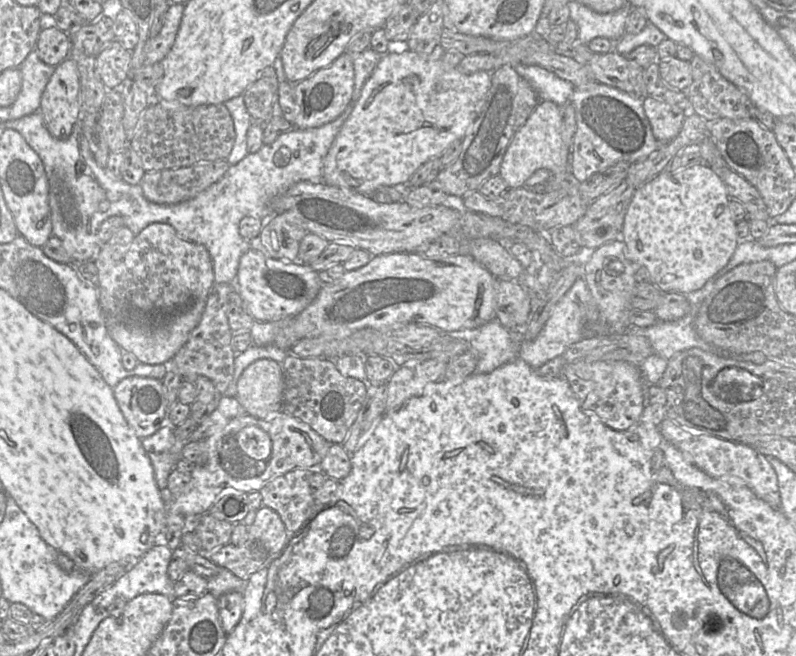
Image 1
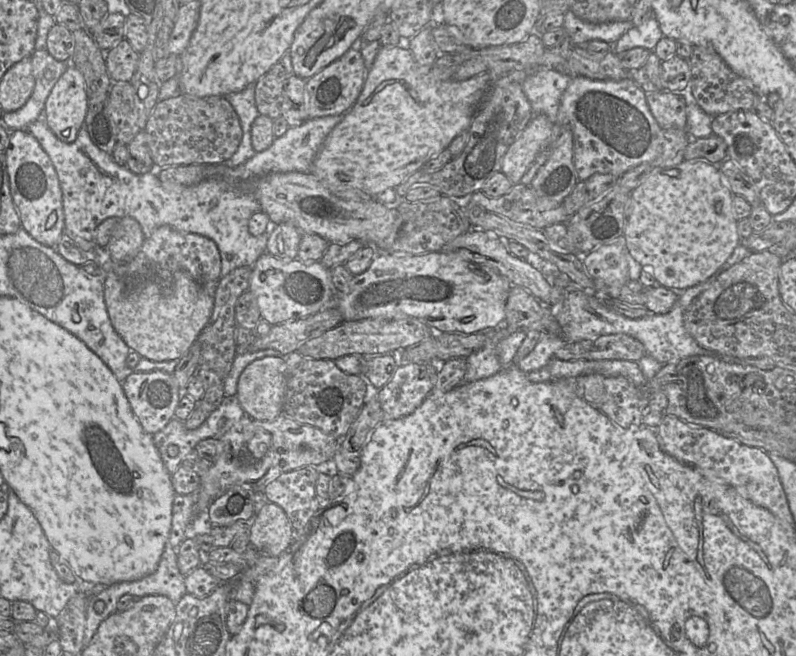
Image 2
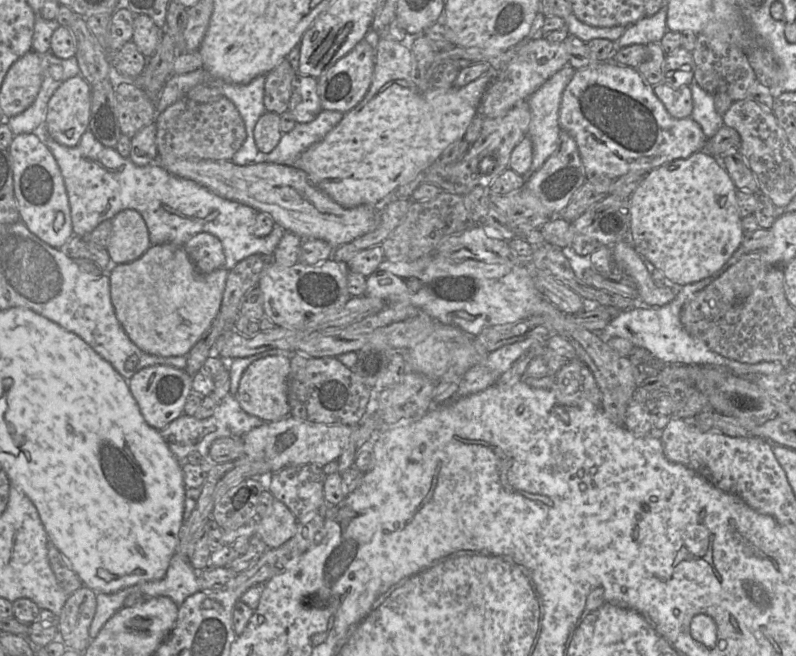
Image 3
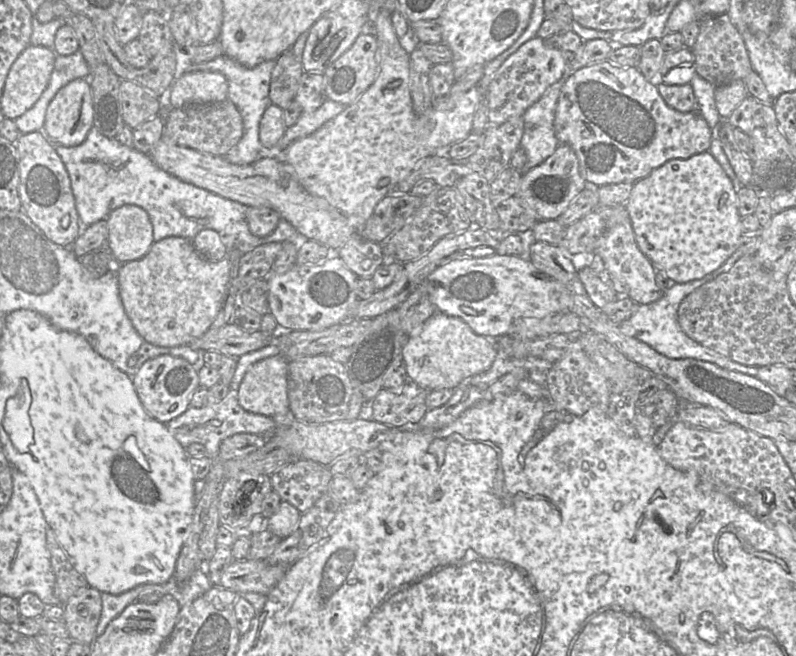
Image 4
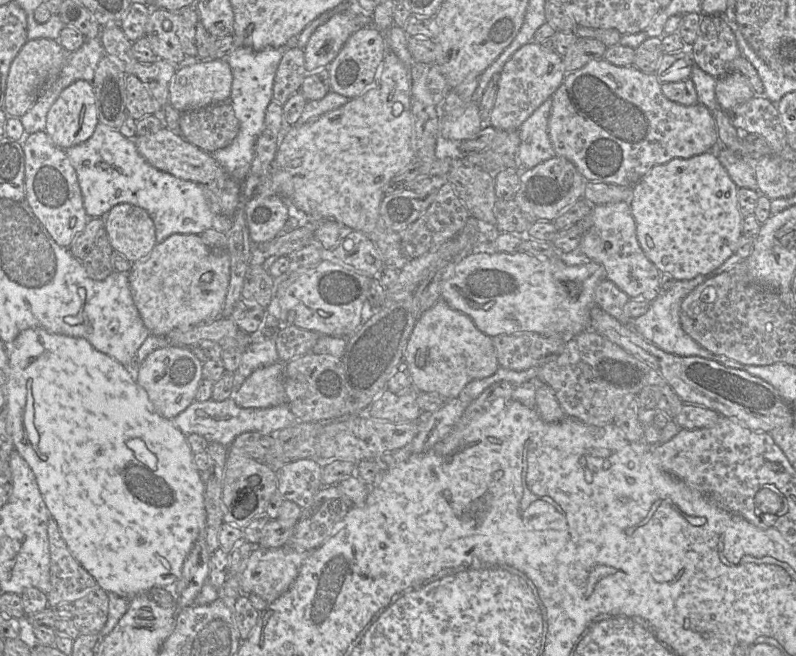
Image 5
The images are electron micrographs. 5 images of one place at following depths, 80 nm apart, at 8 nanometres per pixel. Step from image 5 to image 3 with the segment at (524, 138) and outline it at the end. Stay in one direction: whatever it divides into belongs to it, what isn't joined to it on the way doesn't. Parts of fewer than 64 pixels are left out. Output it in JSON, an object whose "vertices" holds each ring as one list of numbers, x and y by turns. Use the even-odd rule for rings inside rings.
{"vertices":[[564,66,545,83,543,83,528,99,530,109,530,123,527,136,532,141,533,158,529,170,524,174,524,179,529,179,549,158,556,149,561,128,559,126,559,108,564,89,572,79,575,70,570,66]]}

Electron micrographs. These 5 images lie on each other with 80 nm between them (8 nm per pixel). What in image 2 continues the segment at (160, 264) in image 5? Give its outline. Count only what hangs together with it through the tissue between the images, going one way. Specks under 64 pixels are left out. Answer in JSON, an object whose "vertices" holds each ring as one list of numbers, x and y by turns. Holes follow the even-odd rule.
{"vertices":[[112,270,104,280,105,304,114,329,130,349,155,362,179,360,211,317,217,282,199,283,186,272,177,271,170,285,144,282,129,290]]}

